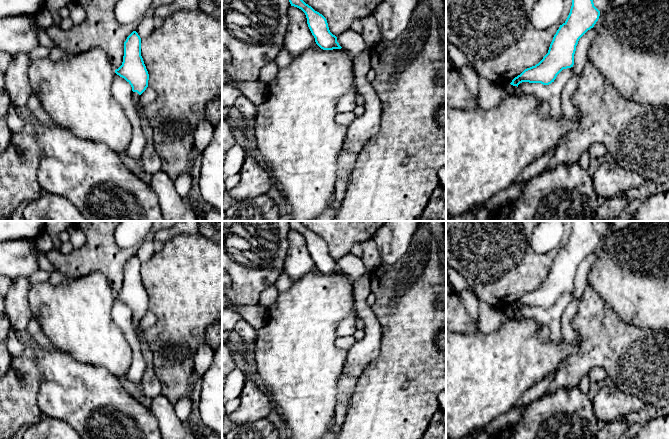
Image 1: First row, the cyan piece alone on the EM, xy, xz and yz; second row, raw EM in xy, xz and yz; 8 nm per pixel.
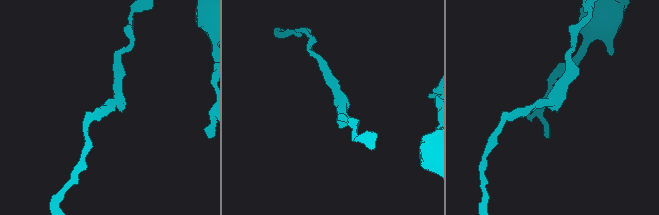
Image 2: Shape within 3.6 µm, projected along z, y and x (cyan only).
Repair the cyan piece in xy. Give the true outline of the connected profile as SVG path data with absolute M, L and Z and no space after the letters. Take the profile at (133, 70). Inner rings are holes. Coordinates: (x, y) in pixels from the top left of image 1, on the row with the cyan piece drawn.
M133 31L124 42L124 56L122 65L115 73L124 78L132 87L132 103L138 112L140 95L148 87L149 74L141 56L141 38Z

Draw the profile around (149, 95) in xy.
M147 87L146 90L140 95L139 101L142 106L147 105L155 101L157 93L150 87Z

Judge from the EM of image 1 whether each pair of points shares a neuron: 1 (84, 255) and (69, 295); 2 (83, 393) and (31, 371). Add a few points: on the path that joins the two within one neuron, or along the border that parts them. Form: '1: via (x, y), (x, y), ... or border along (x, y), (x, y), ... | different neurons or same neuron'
1: border along (97, 271), (75, 279), (66, 278) | different neurons
2: border along (34, 354), (42, 376), (37, 399) | different neurons

